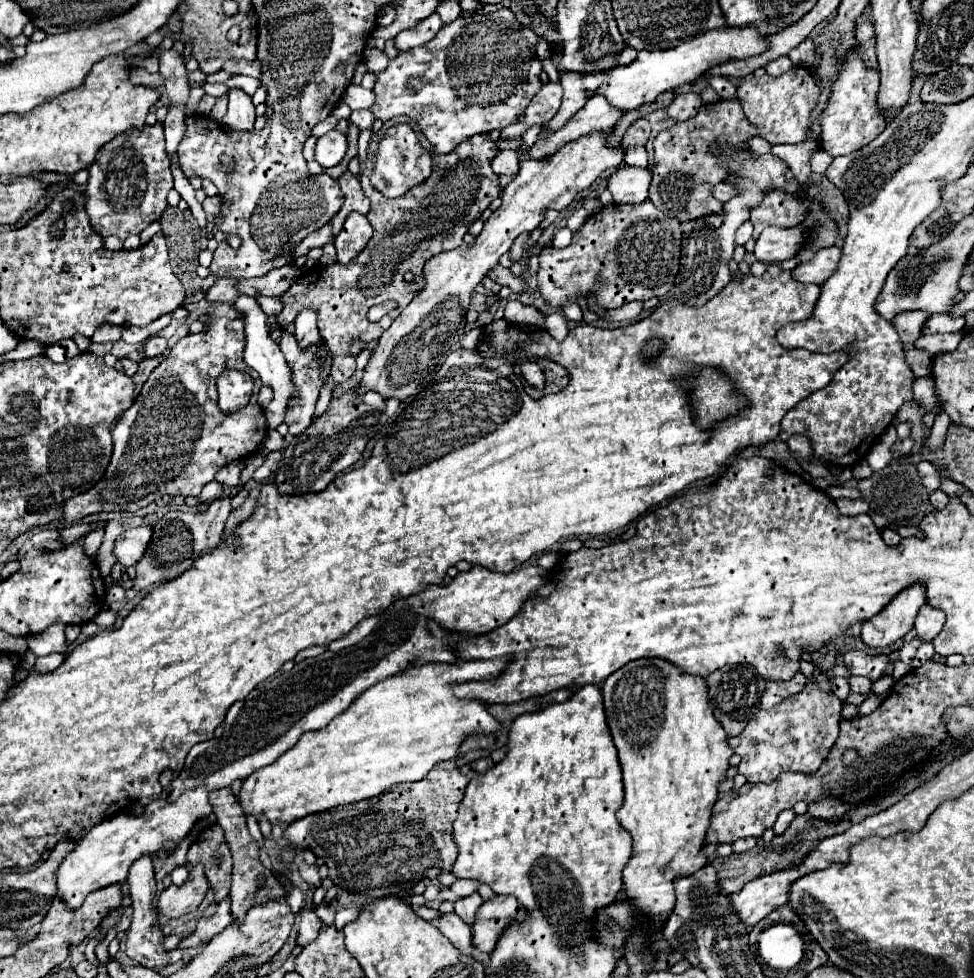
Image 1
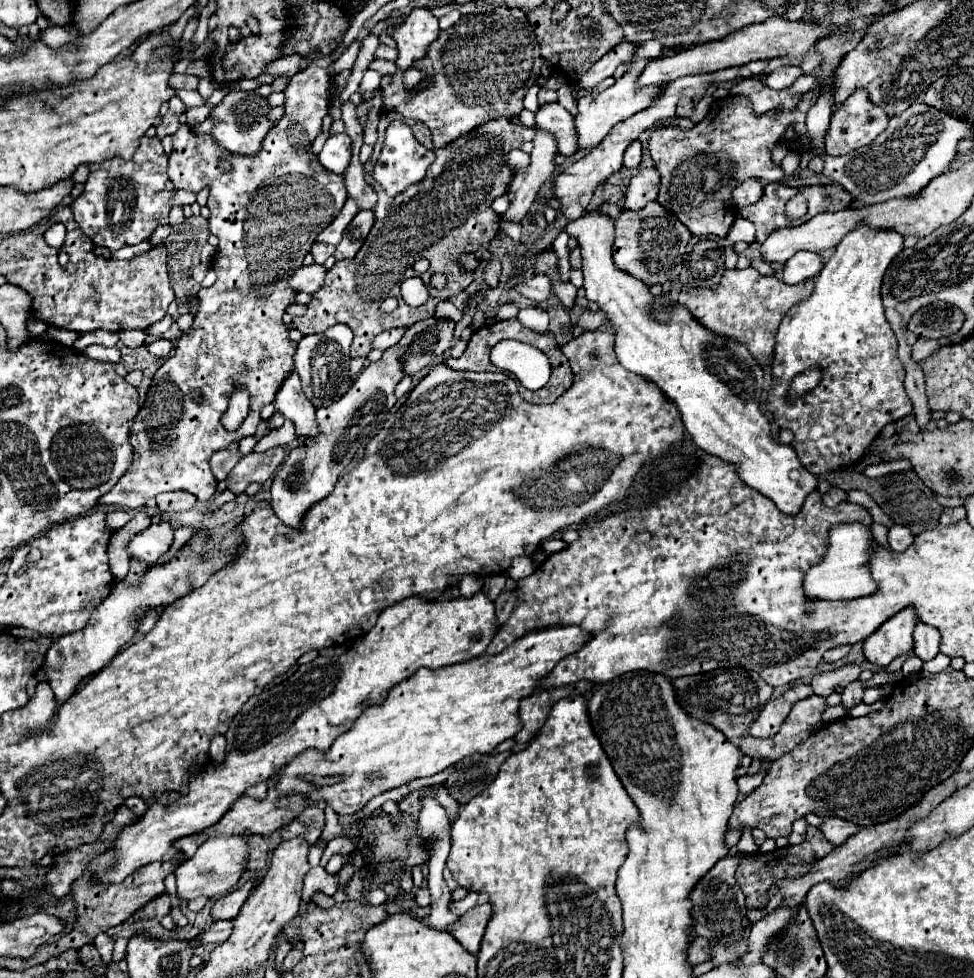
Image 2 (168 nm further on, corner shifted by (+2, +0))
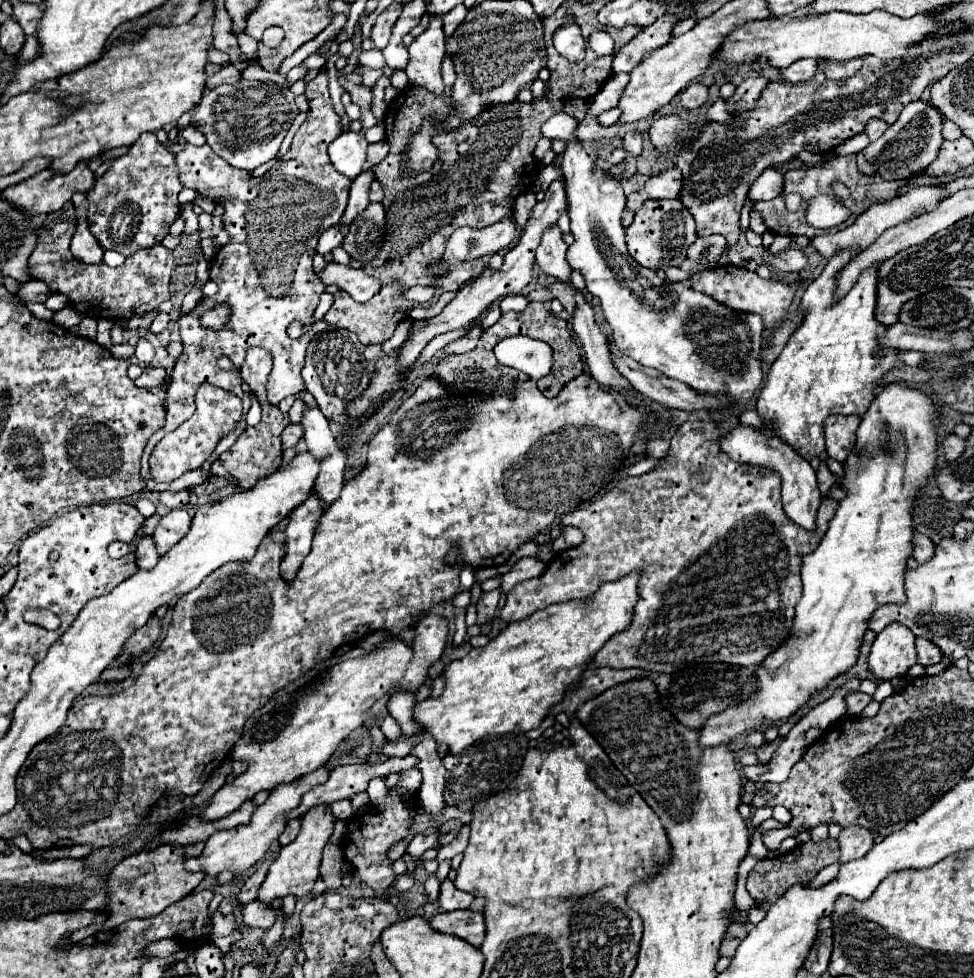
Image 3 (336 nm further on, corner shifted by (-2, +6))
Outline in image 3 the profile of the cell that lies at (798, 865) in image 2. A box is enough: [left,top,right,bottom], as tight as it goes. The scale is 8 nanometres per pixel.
[747,837,839,903]

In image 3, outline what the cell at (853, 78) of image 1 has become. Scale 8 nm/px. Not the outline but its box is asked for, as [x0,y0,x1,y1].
[865,119,889,141]

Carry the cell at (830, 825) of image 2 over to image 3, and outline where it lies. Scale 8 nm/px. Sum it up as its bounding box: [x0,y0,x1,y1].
[837,825,873,863]

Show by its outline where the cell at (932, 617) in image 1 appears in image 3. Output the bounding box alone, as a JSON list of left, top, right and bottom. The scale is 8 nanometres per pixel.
[915,639,943,667]

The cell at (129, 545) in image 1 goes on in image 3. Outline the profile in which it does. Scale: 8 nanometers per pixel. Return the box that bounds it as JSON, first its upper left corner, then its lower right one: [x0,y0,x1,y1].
[153,507,191,555]

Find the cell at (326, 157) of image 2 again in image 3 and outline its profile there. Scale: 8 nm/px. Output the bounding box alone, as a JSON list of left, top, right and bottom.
[329,133,367,179]

